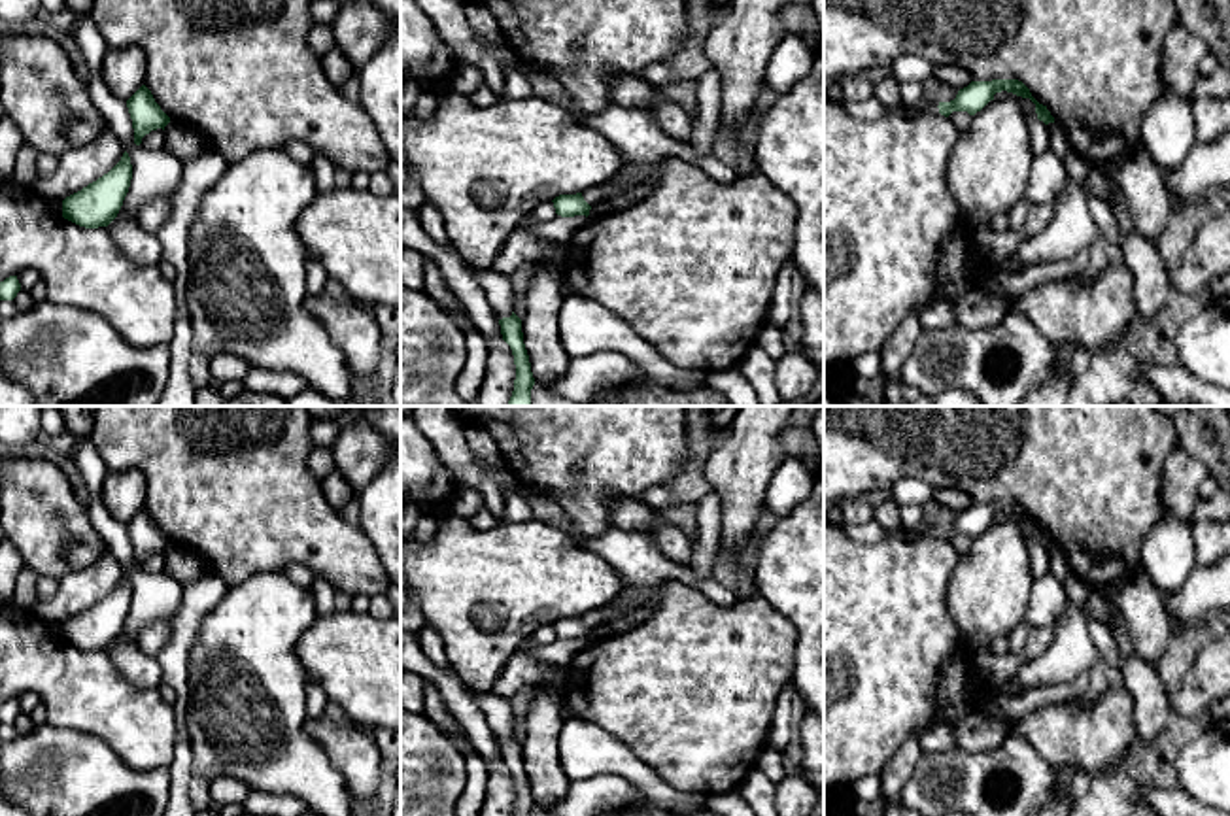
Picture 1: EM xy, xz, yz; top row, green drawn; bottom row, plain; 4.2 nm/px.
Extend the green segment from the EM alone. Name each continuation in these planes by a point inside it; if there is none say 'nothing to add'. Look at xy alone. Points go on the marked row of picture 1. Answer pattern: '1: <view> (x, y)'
nothing to add

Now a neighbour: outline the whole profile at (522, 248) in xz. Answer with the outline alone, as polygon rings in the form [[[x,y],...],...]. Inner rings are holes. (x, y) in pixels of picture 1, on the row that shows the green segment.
[[[525,217],[508,236],[503,249],[493,261],[493,270],[510,276],[525,264],[548,264],[555,263],[563,266],[565,246],[544,240],[527,230],[535,219]]]

